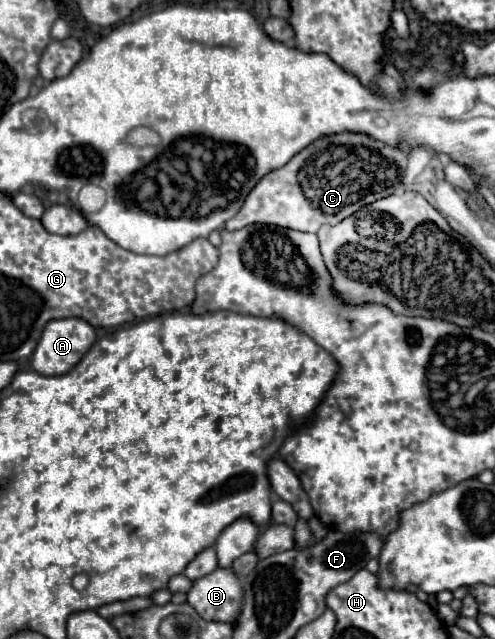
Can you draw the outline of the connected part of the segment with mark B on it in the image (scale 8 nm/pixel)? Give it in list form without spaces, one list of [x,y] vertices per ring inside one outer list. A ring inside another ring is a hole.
[[[229,568],[197,578],[187,592],[187,602],[203,620],[235,622],[241,612],[241,582]]]

